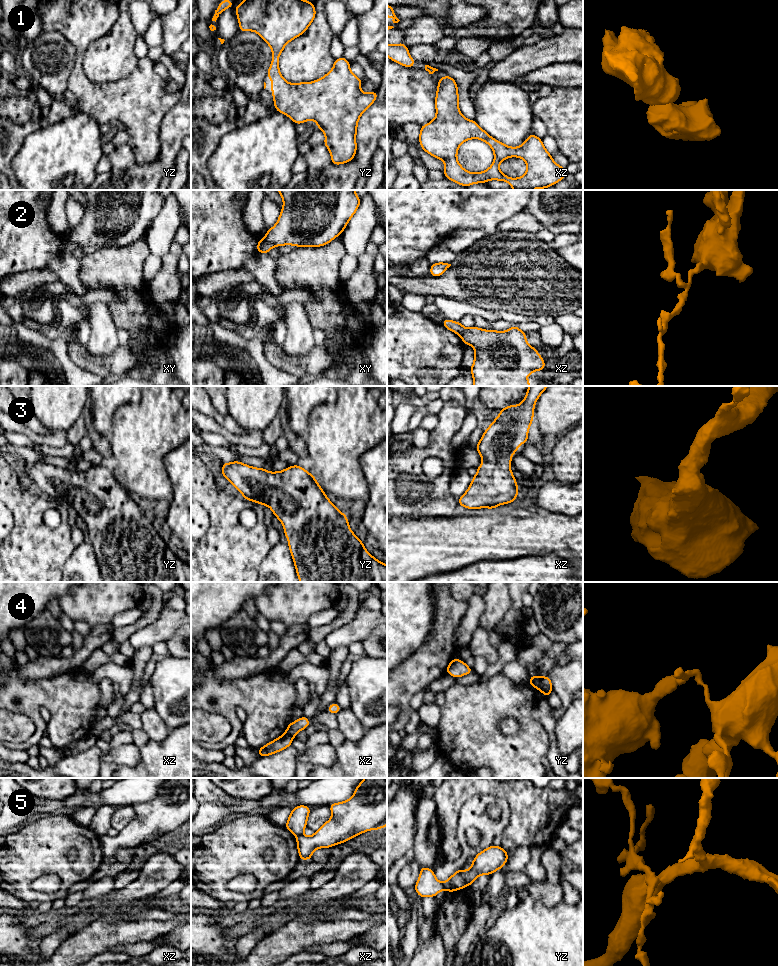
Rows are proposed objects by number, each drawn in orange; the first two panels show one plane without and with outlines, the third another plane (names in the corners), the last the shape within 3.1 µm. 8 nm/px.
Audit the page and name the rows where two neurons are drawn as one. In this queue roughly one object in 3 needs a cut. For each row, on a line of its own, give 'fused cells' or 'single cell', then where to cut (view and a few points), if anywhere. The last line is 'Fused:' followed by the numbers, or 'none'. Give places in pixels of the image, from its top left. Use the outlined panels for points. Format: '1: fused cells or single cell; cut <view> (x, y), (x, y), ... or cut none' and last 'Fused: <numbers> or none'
1: single cell; cut none
2: fused cells; cut xy (263, 239), (273, 246)
3: single cell; cut none
4: fused cells; cut yz (541, 678), (537, 689)
5: fused cells; cut xz (301, 833), (296, 836)
Fused: 2, 4, 5

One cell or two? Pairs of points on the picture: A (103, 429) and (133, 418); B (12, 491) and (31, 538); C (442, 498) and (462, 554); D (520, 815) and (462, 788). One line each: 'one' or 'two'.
A: two
B: one
C: two
D: one

